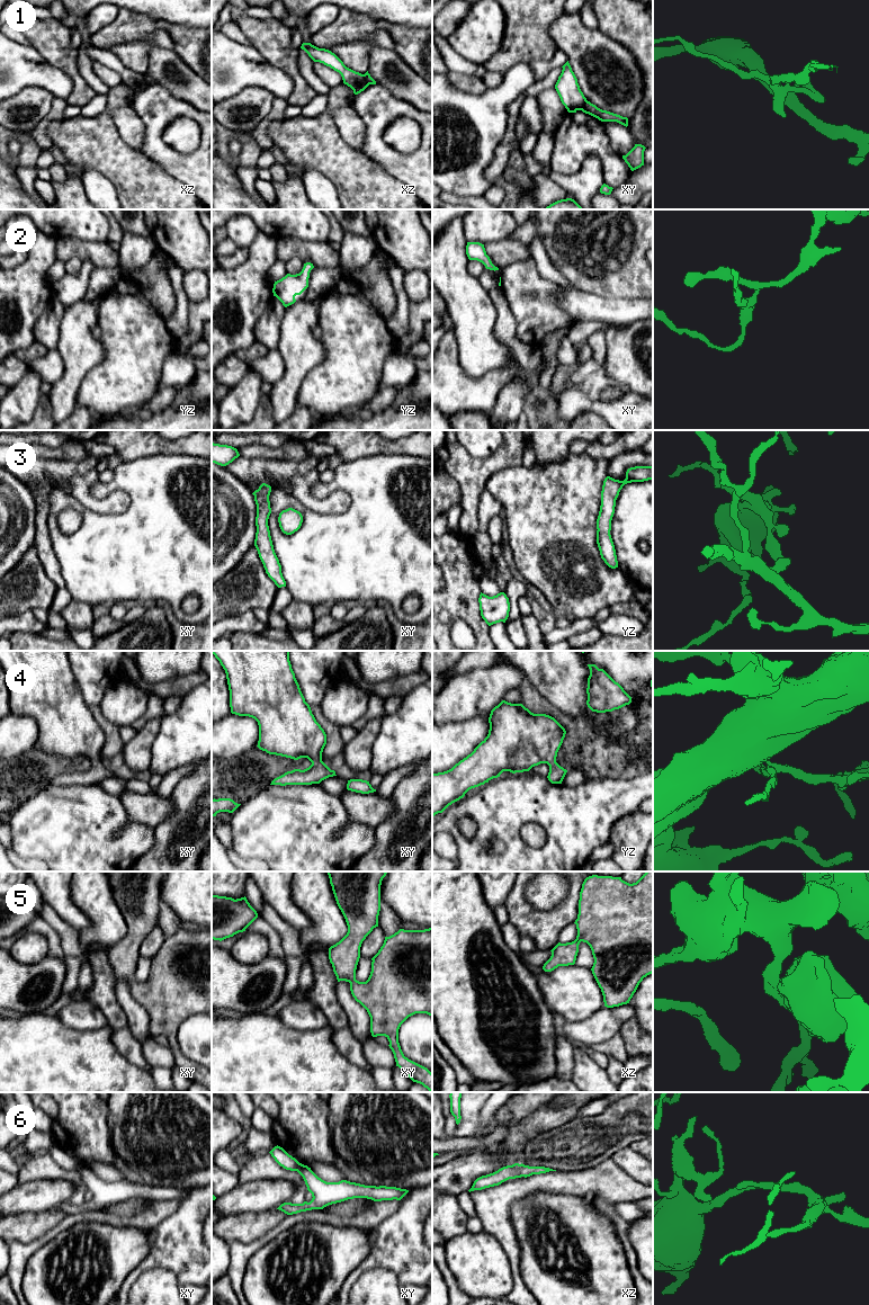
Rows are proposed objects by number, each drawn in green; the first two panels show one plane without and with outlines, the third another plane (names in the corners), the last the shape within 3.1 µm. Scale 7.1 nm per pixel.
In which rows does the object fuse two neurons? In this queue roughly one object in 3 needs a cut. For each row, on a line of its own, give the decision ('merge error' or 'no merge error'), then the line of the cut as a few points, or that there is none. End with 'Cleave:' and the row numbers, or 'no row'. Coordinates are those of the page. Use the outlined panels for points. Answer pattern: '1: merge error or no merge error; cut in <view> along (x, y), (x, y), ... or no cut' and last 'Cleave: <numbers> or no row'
1: merge error; cut in xz along (364, 74), (364, 78), (369, 83)
2: no merge error; no cut
3: no merge error; no cut
4: no merge error; no cut
5: no merge error; no cut
6: no merge error; no cut
Cleave: 1

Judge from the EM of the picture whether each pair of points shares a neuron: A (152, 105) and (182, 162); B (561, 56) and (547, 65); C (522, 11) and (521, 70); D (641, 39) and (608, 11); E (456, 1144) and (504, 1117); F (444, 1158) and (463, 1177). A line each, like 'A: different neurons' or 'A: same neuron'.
A: same neuron
B: same neuron
C: different neurons
D: same neuron
E: different neurons
F: different neurons

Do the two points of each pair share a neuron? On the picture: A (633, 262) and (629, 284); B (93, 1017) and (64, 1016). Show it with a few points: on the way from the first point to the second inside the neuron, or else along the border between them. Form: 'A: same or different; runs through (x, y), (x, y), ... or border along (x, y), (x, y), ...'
A: same; runs through (629, 268), (629, 278)
B: same; runs through (87, 1016), (71, 1016)

